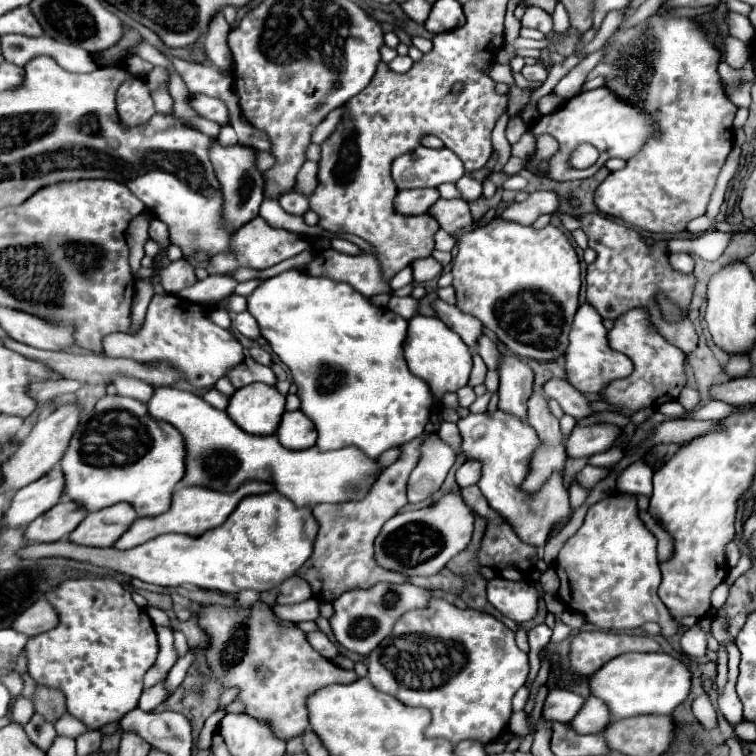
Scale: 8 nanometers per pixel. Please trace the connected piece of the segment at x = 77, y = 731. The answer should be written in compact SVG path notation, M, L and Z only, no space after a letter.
M64 713L62 717L58 717L56 723L54 723L54 727L56 727L56 733L58 733L58 735L72 735L74 739L76 739L78 735L82 735L84 731L88 731L78 719L74 719L74 717L68 715L68 713Z

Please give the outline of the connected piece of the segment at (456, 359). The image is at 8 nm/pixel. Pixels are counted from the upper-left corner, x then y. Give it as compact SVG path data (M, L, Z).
M414 315L408 321L408 335L404 341L404 359L408 363L410 373L424 379L430 385L430 391L440 403L446 391L458 391L468 383L468 375L472 369L472 355L468 347L462 343L460 335L450 331L438 317Z

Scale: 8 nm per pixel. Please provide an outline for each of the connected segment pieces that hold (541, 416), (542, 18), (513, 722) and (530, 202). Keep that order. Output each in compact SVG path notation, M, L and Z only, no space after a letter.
M532 395L528 399L528 423L536 429L540 447L530 457L530 473L522 483L522 491L534 495L552 473L564 473L566 453L558 419L550 413L548 399L544 395Z
M528 7L522 21L520 21L524 27L532 27L532 29L538 29L542 31L544 35L550 33L550 15L540 9L540 7Z
M518 711L518 713L512 713L512 719L508 723L510 731L512 733L518 733L518 735L526 735L528 733L528 723L526 723L526 713L524 711Z
M536 191L522 203L510 203L500 217L518 225L532 225L540 215L554 213L558 209L558 197L552 191Z

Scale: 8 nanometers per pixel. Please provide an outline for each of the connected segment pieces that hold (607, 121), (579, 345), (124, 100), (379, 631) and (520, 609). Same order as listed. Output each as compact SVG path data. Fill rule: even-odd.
M606 87L578 93L576 97L568 99L564 107L560 107L558 111L554 111L550 115L542 115L532 125L532 133L536 137L540 137L544 133L550 133L550 135L554 135L562 143L562 149L558 151L558 155L554 155L554 159L550 159L548 177L554 179L554 181L592 177L612 157L620 157L620 159L628 161L630 157L634 157L648 143L648 139L652 139L656 135L656 129L658 129L656 117L648 109L640 109L640 107L628 103L628 101L618 99ZM582 143L594 145L598 149L600 157L598 157L598 161L592 167L578 171L578 169L572 169L570 155Z
M584 303L576 313L576 319L570 331L570 345L564 357L566 357L566 381L578 391L592 393L592 395L602 393L602 389L616 379L628 377L634 369L632 361L626 355L614 351L608 345L608 331L602 325L602 317L588 303Z
M128 79L122 83L116 95L118 115L124 125L142 125L146 123L154 113L154 101L150 97L150 91L142 79Z
M378 583L378 587L372 589L358 589L358 591L346 591L340 595L336 601L332 601L334 615L328 619L332 633L336 641L358 655L368 655L374 651L384 637L392 633L394 623L412 609L424 609L428 607L432 593L428 589L420 589L412 583L402 583L402 585L390 585L390 583Z
M494 577L488 581L488 601L514 623L532 621L538 613L538 589L528 581Z

